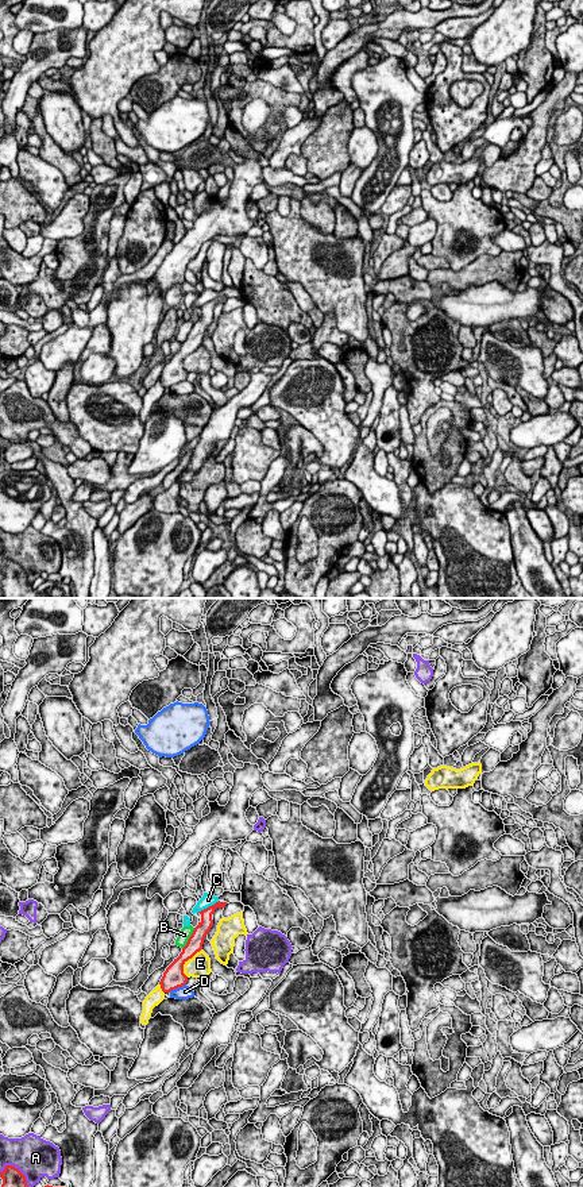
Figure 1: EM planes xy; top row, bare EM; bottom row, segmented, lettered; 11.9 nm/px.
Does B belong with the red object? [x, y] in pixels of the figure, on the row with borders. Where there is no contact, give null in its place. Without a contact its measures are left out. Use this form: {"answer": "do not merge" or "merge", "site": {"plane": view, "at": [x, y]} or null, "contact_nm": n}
{"answer": "do not merge", "site": {"plane": "xy", "at": [189, 939]}, "contact_nm": 300}

